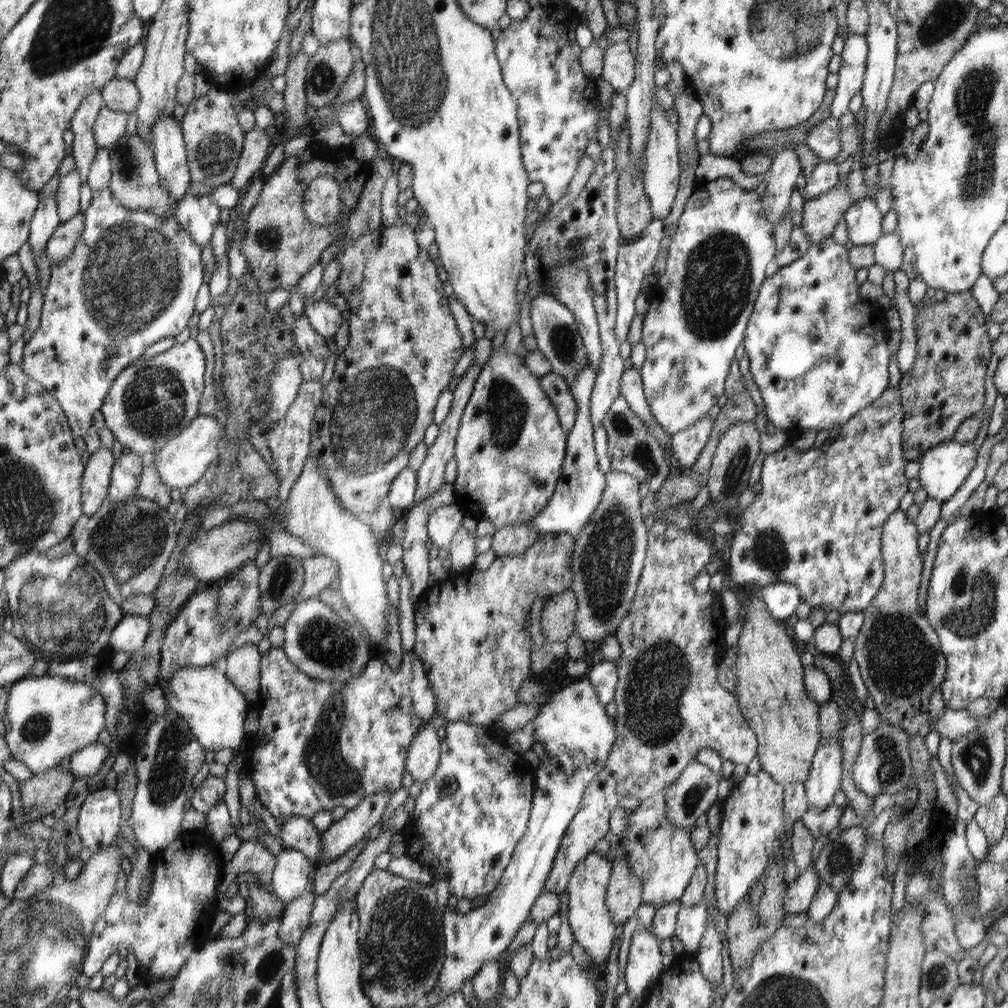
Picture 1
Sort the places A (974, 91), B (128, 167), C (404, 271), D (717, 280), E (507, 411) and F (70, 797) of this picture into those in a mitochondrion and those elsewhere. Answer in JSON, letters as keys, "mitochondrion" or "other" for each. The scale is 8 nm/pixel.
{"A":"mitochondrion","B":"mitochondrion","C":"other","D":"mitochondrion","E":"mitochondrion","F":"other"}

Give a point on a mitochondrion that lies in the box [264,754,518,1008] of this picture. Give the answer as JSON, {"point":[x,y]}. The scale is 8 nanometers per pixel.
{"point":[402,940]}

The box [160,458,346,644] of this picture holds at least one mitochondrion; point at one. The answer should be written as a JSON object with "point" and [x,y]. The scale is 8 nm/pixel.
{"point":[281,579]}

